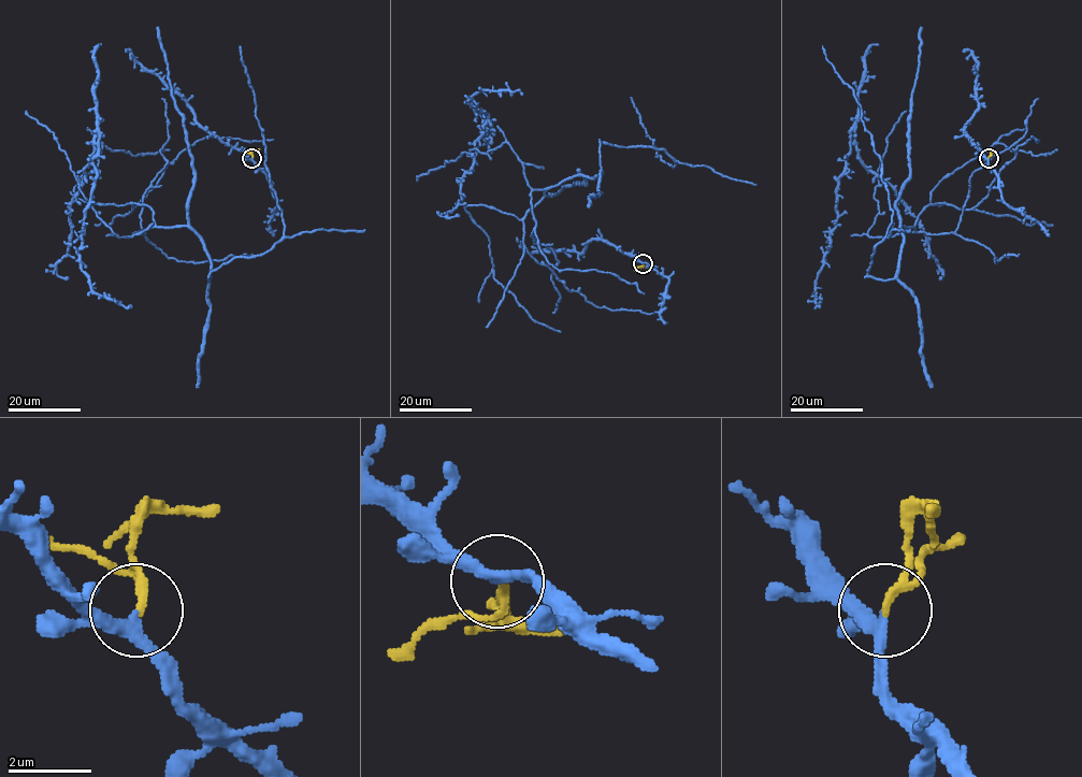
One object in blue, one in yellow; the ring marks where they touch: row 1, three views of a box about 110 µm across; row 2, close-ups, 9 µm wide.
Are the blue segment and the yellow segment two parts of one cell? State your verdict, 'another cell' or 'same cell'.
another cell

